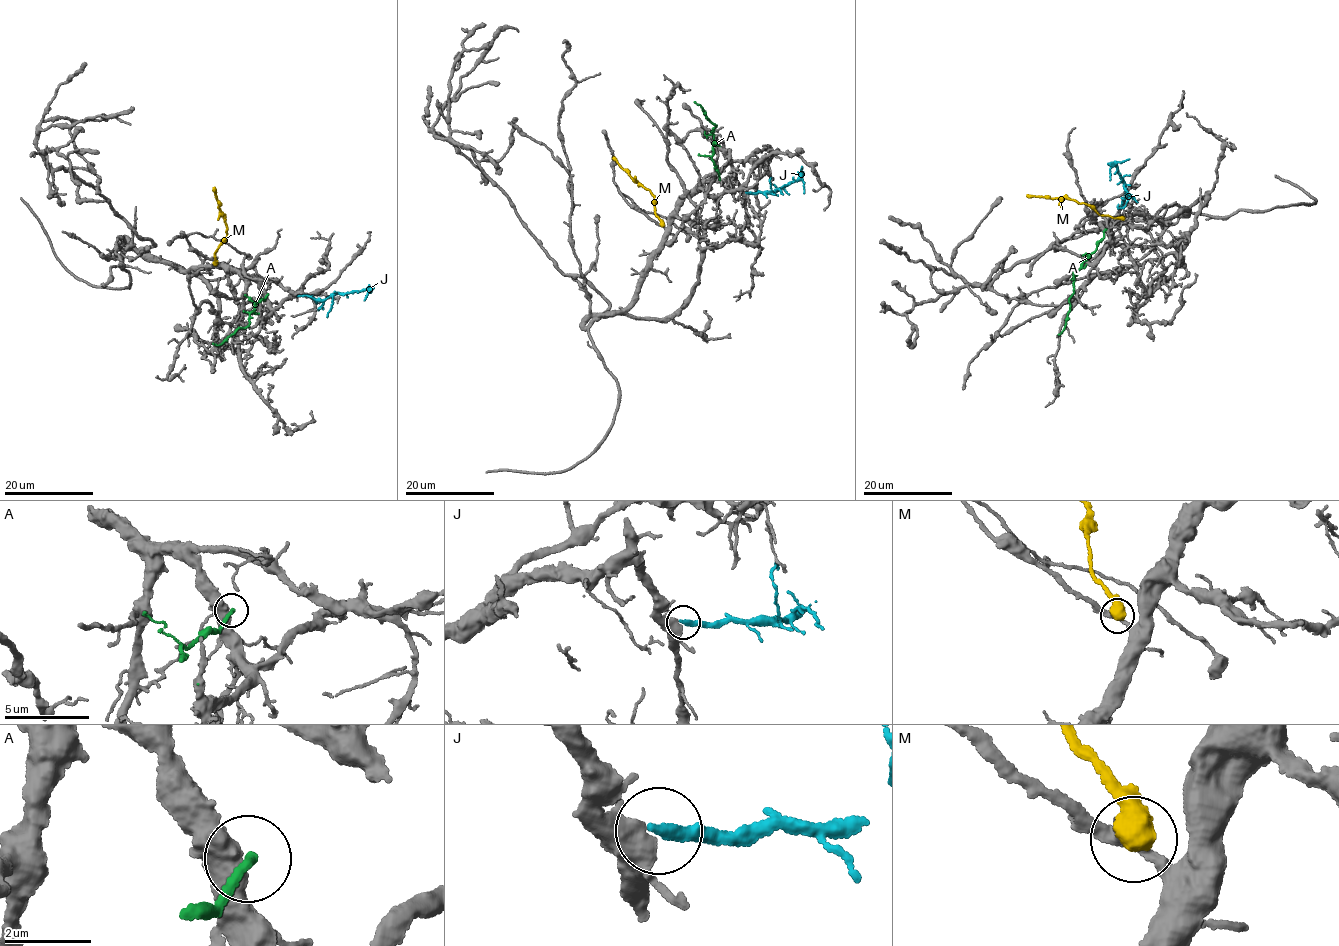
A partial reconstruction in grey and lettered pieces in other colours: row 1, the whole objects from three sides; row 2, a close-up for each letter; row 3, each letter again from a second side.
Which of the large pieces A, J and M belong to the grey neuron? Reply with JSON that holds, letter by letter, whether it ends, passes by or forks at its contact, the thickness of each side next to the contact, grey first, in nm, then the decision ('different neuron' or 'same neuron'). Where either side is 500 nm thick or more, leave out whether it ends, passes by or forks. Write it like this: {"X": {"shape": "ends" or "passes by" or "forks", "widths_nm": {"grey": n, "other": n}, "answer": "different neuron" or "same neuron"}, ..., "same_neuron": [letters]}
{"A": {"shape": "ends", "widths_nm": {"grey": 420, "other": 200}, "answer": "different neuron"}, "J": {"shape": "ends", "widths_nm": {"grey": 360, "other": 240}, "answer": "same neuron"}, "M": {"widths_nm": {"grey": 280, "other": 700}, "answer": "different neuron"}, "same_neuron": ["J"]}

